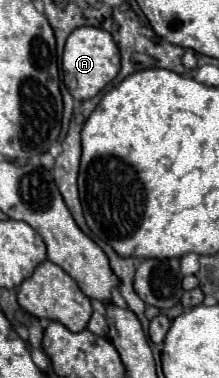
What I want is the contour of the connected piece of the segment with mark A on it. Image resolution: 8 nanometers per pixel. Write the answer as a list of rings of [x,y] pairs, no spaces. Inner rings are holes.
[[[78,27],[70,33],[62,57],[64,83],[70,95],[78,101],[98,95],[120,71],[120,51],[112,35],[98,27]]]

